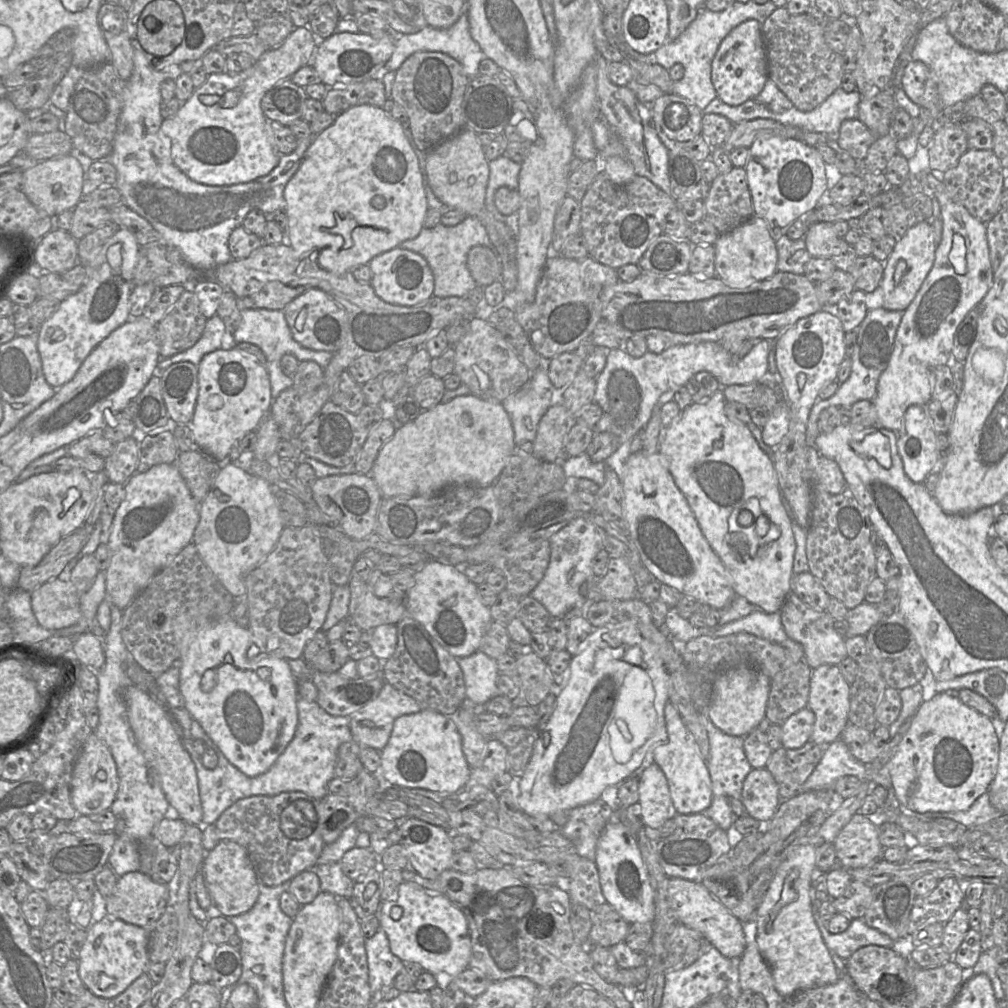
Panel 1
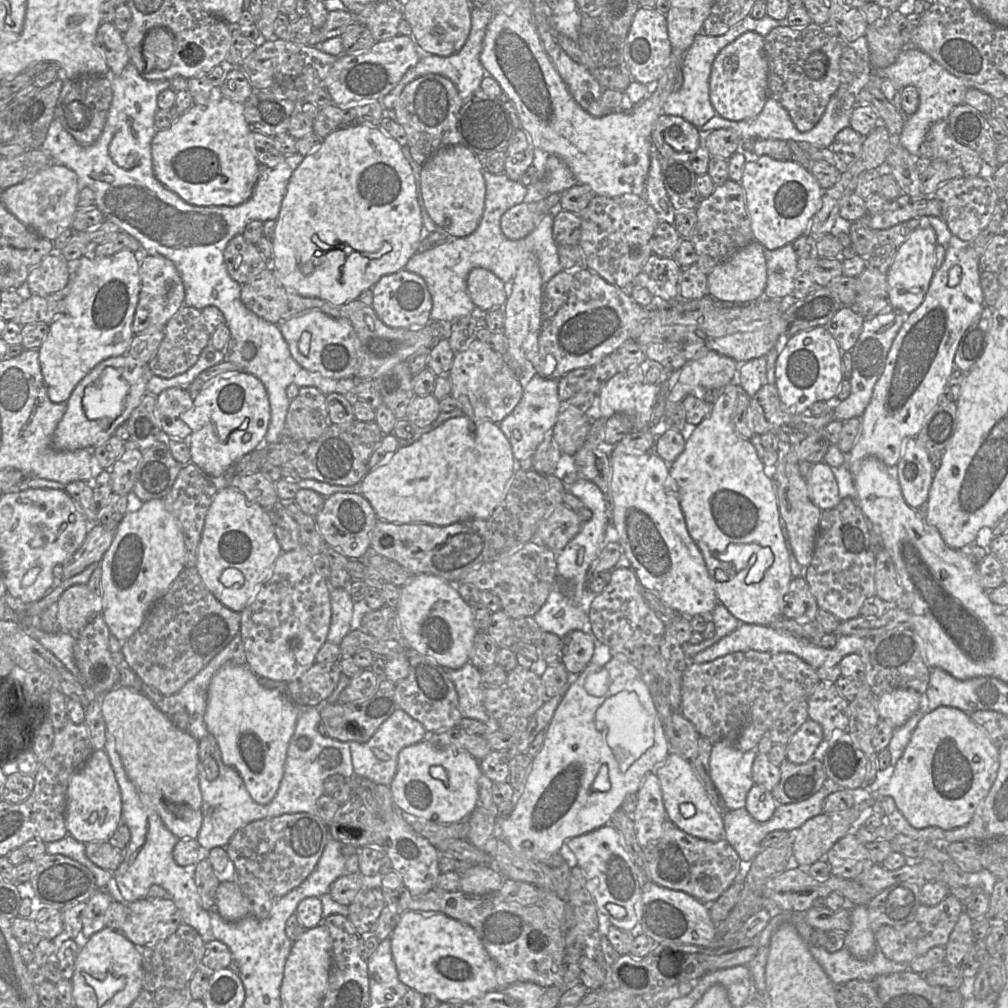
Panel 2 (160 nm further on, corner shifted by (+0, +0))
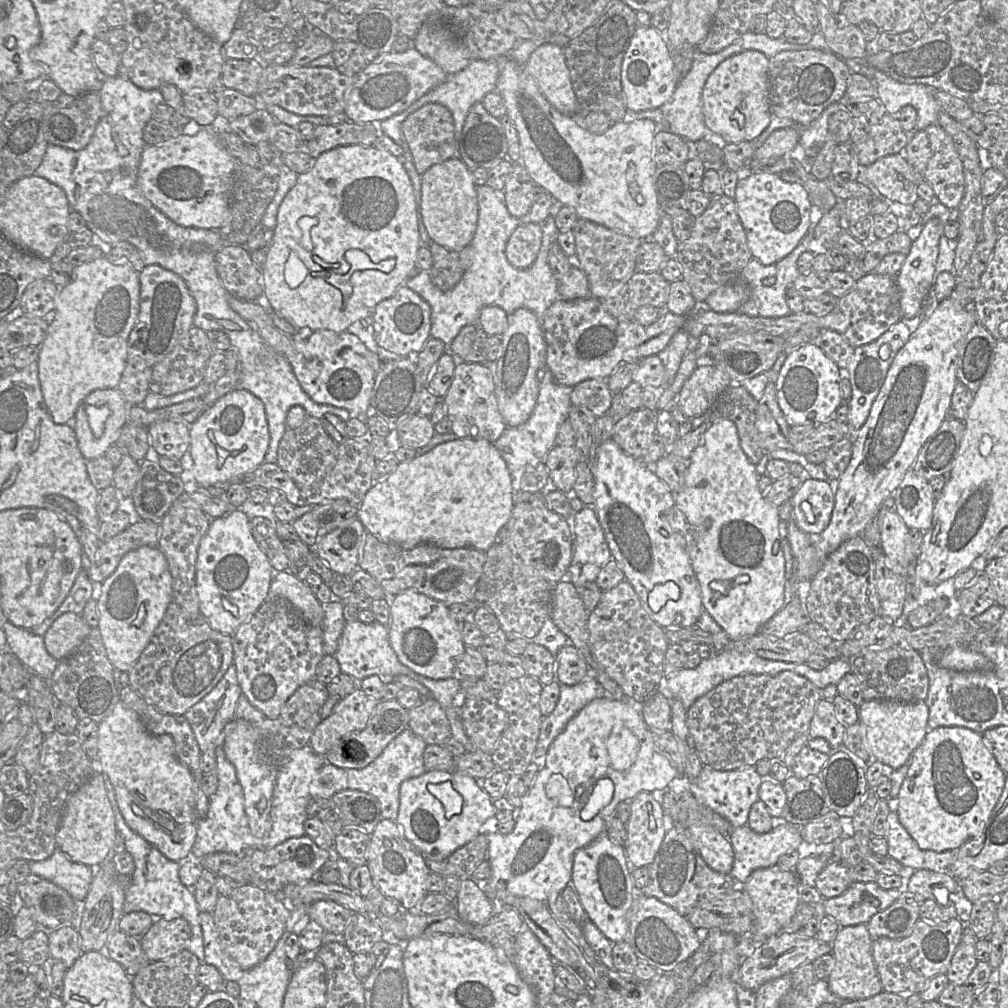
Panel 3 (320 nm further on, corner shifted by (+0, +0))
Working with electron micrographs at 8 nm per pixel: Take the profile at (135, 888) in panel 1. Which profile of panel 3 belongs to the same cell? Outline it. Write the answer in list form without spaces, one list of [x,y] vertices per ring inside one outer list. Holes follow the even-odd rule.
[[[157,918],[140,938],[140,944],[150,961],[159,961],[187,949],[190,938],[191,928],[184,918]]]

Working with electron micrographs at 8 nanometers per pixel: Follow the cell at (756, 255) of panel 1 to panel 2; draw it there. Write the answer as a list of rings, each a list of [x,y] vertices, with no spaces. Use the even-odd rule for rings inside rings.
[[[753,240],[726,261],[716,265],[707,278],[708,296],[723,303],[747,304],[761,299],[767,283],[765,248]]]

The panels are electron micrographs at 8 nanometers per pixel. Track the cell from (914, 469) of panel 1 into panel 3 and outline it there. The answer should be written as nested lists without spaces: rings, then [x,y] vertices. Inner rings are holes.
[[[909,470],[887,506],[893,507],[906,526],[925,533],[932,527],[934,497],[929,481]]]

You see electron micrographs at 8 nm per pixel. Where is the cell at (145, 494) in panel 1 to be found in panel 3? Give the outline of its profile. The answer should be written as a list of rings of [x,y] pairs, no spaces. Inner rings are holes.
[[[142,546],[123,556],[116,570],[104,580],[98,599],[98,629],[113,667],[128,673],[147,646],[173,601],[172,576],[158,547]]]

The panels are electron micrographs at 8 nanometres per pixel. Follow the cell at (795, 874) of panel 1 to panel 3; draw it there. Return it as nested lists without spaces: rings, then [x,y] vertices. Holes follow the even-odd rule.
[[[894,806],[887,817],[887,854],[901,863],[908,872],[927,869],[948,872],[955,862],[959,849],[937,852],[921,849],[899,821]]]

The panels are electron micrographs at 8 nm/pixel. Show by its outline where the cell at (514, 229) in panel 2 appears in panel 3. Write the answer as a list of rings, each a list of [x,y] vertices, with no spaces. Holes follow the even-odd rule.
[[[521,222],[506,244],[506,257],[517,269],[527,269],[535,261],[542,240],[542,225]]]

